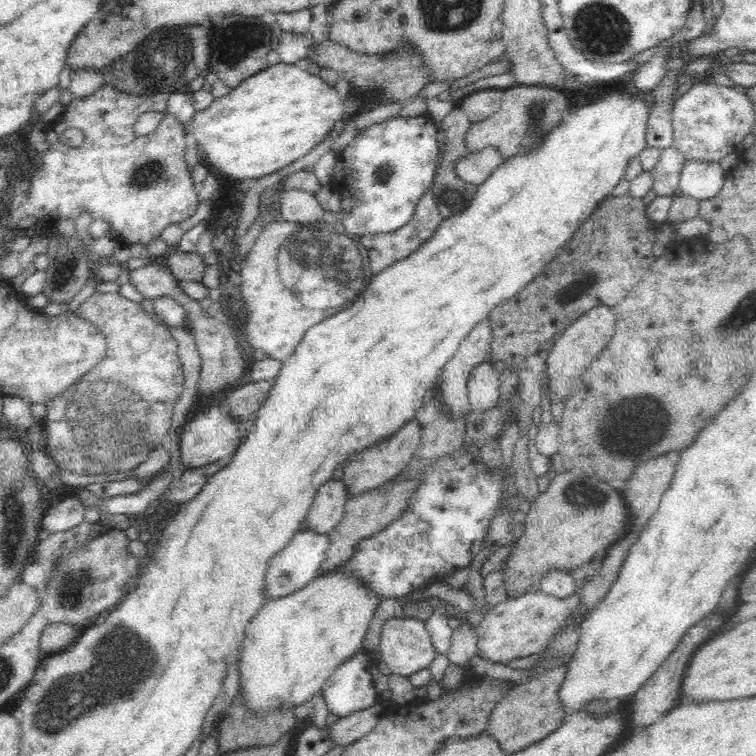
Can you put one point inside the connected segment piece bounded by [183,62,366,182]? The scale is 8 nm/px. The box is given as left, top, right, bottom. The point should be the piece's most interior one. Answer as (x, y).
(274, 117)

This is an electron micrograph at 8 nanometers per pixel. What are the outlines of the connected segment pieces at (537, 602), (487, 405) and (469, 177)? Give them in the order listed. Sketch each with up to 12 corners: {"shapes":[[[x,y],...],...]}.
{"shapes":[[[537,588],[498,603],[476,628],[477,655],[508,664],[580,626],[578,591]],[[492,359],[477,364],[467,382],[471,409],[498,405],[499,374]],[[495,146],[460,157],[455,174],[480,186],[504,164]]]}

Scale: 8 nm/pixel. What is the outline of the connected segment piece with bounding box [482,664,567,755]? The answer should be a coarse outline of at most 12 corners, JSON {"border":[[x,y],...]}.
{"border":[[565,665],[513,687],[482,734],[510,755],[566,718]]}

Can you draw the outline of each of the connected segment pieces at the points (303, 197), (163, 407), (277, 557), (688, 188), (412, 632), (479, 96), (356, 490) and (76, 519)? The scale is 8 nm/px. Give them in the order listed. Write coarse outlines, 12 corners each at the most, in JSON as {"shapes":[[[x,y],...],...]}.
{"shapes":[[[292,188],[280,200],[280,218],[320,222],[324,209],[315,193]],[[140,303],[77,308],[108,352],[45,404],[59,469],[131,472],[172,428],[176,339]],[[296,532],[268,560],[266,600],[319,577],[330,539]],[[687,159],[678,193],[716,196],[727,177],[719,163]],[[410,613],[383,623],[379,655],[392,675],[429,668],[437,652]],[[479,89],[457,106],[470,122],[494,115],[504,89]],[[412,418],[387,440],[350,456],[342,476],[349,496],[380,488],[417,452]],[[66,496],[46,510],[42,529],[64,532],[83,521],[78,496]]]}

